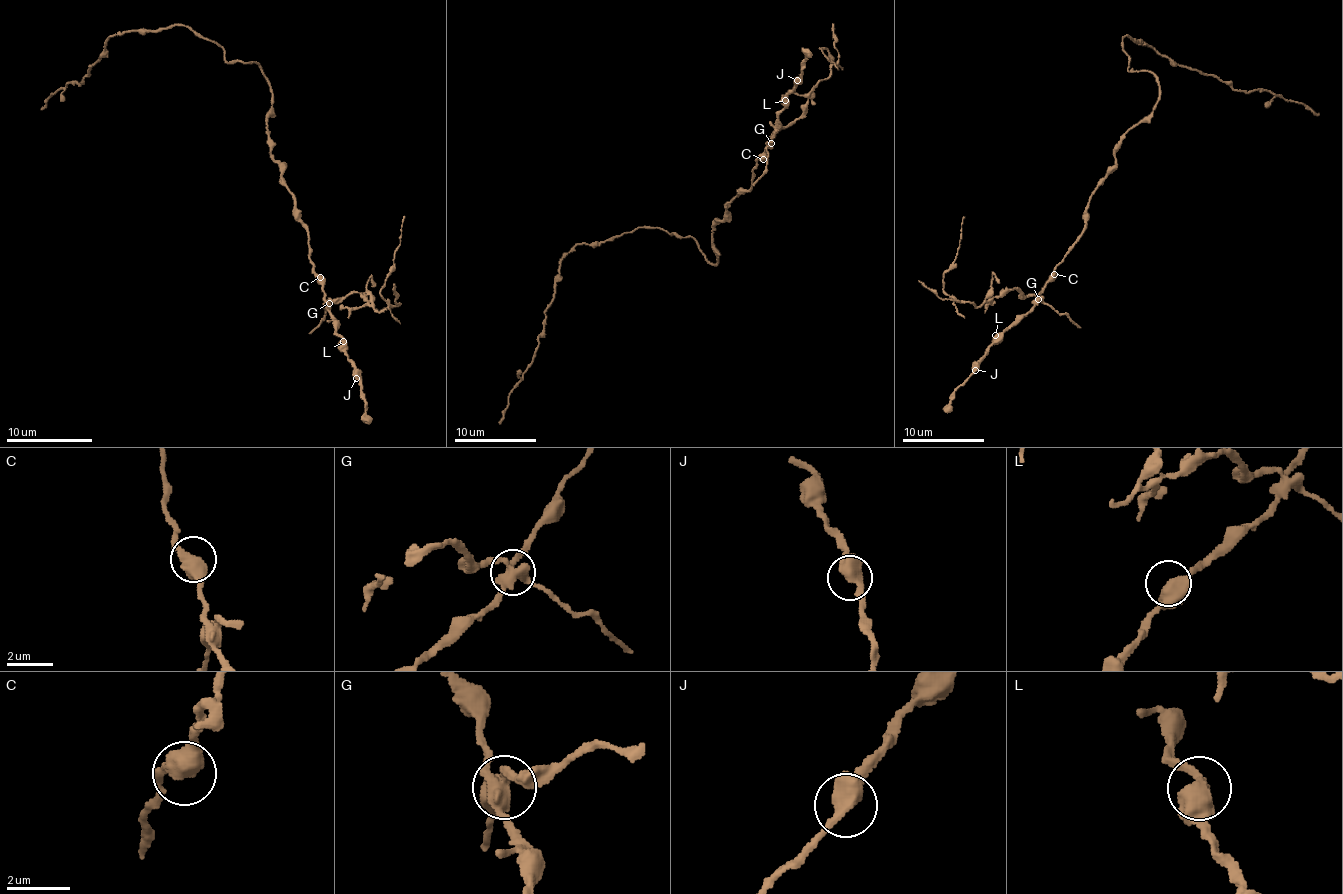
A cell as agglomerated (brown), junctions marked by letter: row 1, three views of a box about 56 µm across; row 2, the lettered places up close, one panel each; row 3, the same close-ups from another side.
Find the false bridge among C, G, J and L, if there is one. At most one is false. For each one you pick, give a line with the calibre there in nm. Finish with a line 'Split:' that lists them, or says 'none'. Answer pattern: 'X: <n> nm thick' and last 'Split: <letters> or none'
G: 440 nm thick
Split: G

